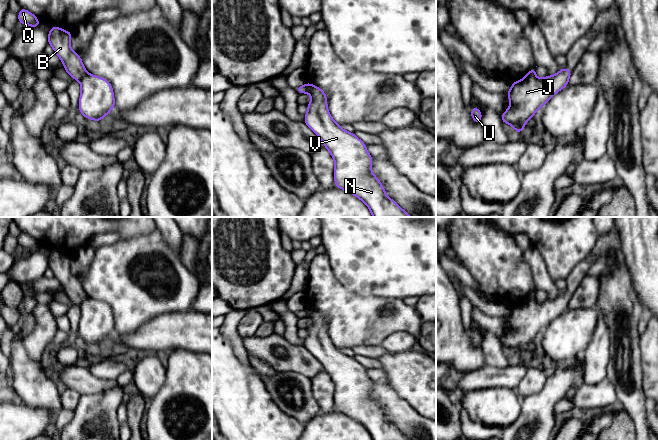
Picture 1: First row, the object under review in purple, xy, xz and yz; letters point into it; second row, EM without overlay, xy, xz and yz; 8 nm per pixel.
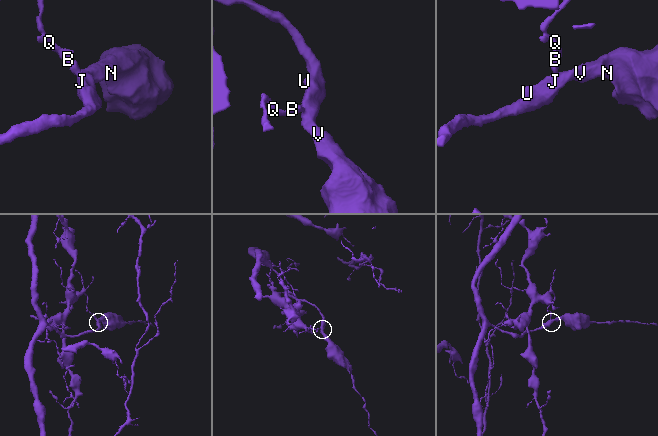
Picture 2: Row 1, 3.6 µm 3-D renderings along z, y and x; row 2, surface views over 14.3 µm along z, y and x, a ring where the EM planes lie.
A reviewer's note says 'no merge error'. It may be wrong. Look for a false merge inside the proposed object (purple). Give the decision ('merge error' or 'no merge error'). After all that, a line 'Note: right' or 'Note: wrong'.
merge error
Note: wrong

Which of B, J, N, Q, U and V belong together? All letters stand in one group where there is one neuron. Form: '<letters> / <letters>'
B Q / J N U V

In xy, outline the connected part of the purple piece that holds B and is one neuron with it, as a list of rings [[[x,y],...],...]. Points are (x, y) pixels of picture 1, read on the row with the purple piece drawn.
[[[53,25],[48,33],[48,44],[53,47],[54,53],[62,60],[64,69],[71,78],[80,81],[87,72],[81,57],[70,47],[72,33]]]

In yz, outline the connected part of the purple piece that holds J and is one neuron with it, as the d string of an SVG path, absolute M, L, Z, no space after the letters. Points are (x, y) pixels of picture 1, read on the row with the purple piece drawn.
M561 68L556 75L547 75L544 79L527 75L513 82L511 89L507 92L511 105L500 115L501 121L510 124L516 133L524 131L526 122L534 116L536 111L543 107L553 95L568 86L571 73L572 70Z

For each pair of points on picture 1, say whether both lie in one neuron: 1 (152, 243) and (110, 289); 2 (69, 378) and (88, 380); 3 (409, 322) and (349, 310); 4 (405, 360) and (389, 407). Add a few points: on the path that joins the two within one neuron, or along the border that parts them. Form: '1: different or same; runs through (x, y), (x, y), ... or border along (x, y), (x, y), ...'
1: same; runs through (139, 252), (136, 252), (127, 261), (123, 276)
2: same; runs through (74, 378), (83, 380)
3: same; runs through (394, 318), (364, 318)
4: different; border along (383, 380), (411, 407)

